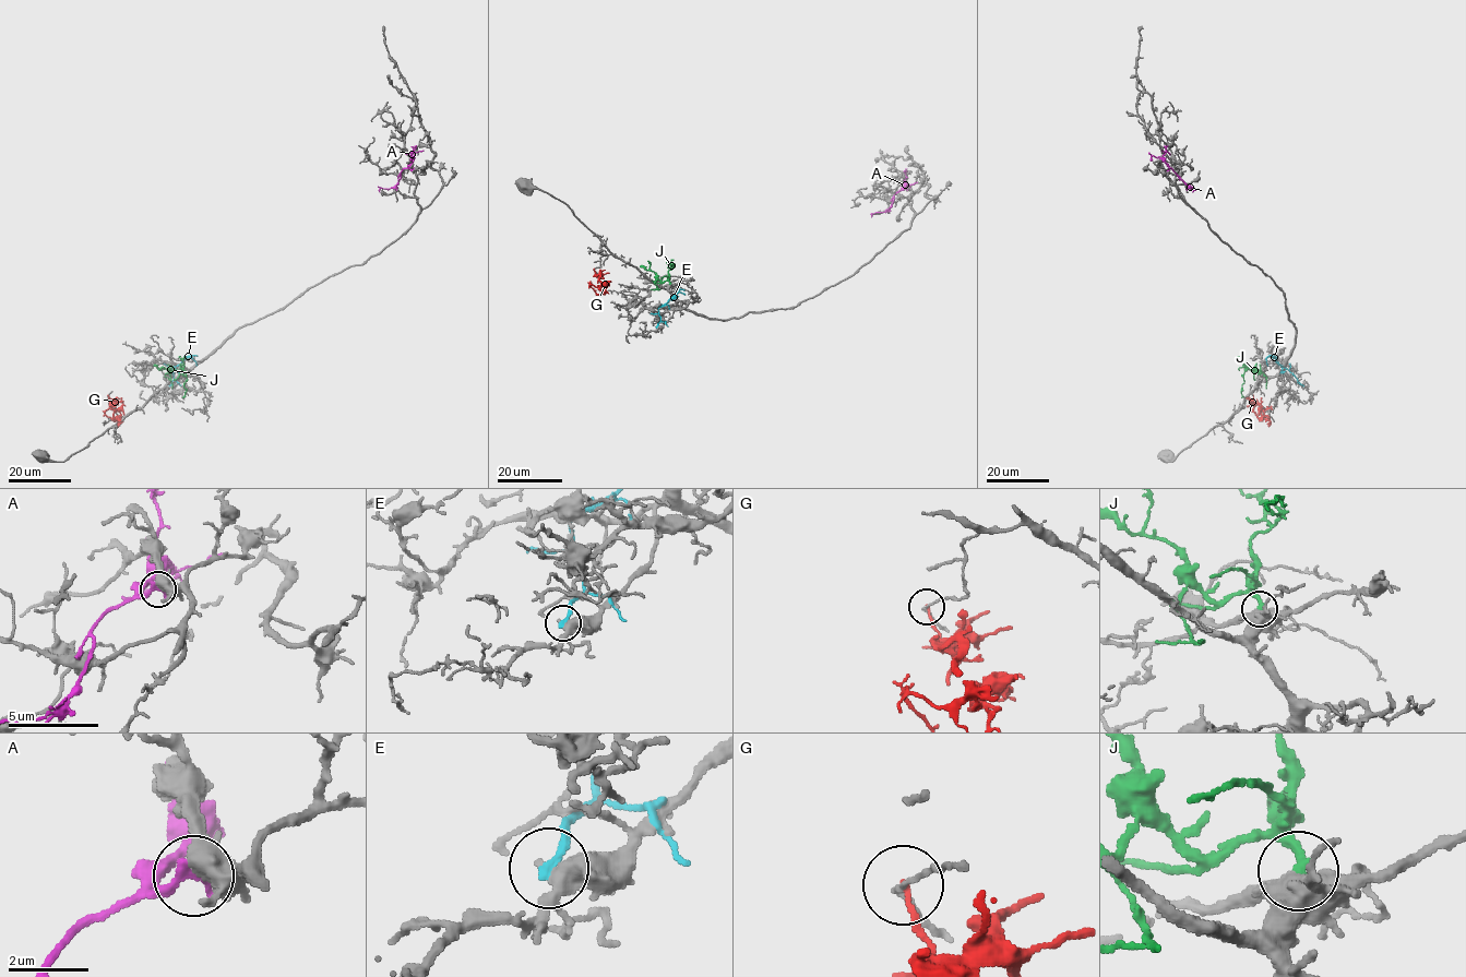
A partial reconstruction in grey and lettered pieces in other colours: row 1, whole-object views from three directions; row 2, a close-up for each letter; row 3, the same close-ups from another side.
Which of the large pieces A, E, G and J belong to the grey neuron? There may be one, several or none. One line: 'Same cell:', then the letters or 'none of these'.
Same cell: J

